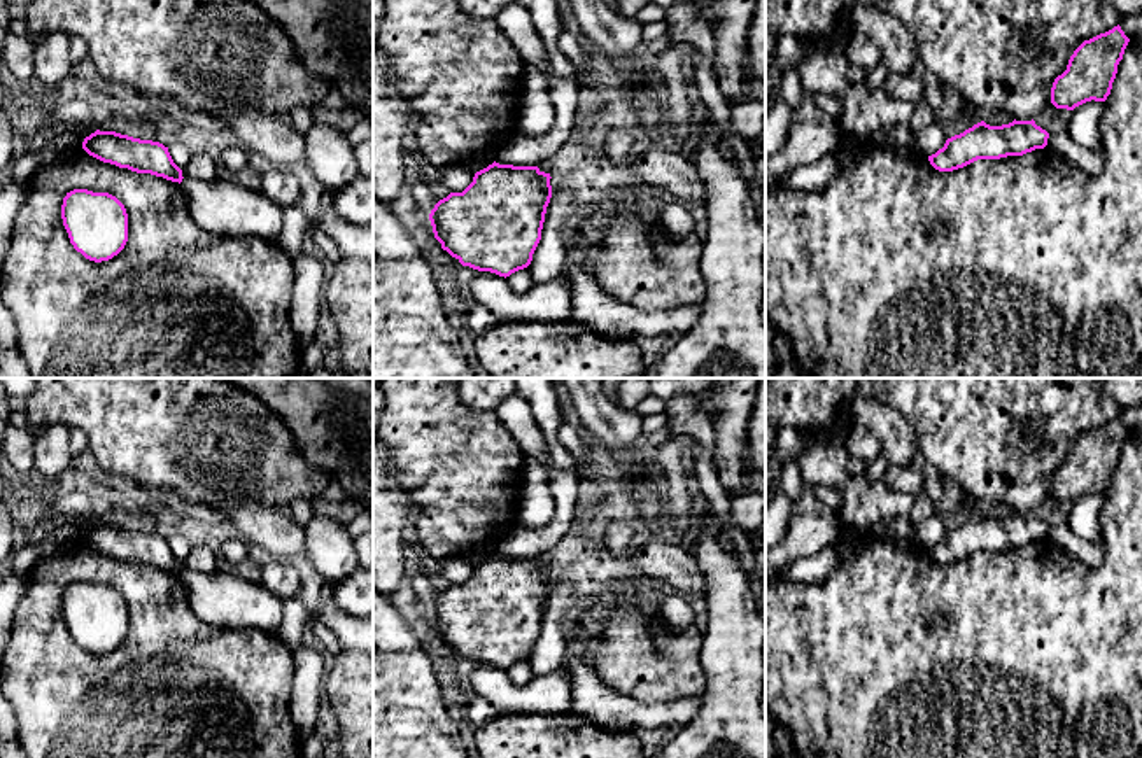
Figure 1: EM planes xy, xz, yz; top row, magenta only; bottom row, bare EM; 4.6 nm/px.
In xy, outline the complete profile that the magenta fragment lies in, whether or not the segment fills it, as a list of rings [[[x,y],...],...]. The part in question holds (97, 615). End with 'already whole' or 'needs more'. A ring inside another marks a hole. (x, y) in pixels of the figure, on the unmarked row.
[[[74,581],[61,597],[70,635],[86,651],[102,655],[117,648],[128,634],[128,606],[109,585]]] | already whole

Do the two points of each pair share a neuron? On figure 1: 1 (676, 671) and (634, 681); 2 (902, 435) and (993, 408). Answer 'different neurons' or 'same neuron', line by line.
1: same neuron
2: different neurons

